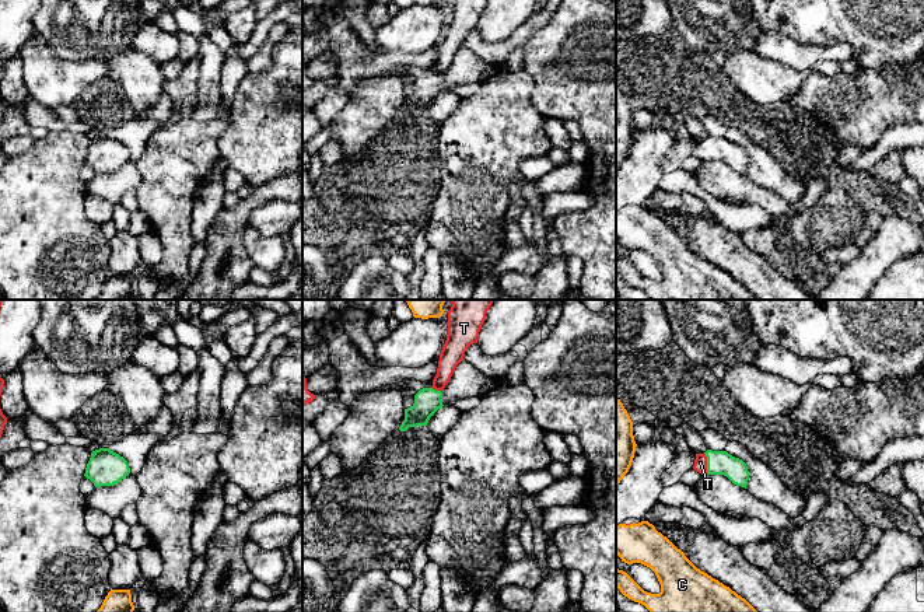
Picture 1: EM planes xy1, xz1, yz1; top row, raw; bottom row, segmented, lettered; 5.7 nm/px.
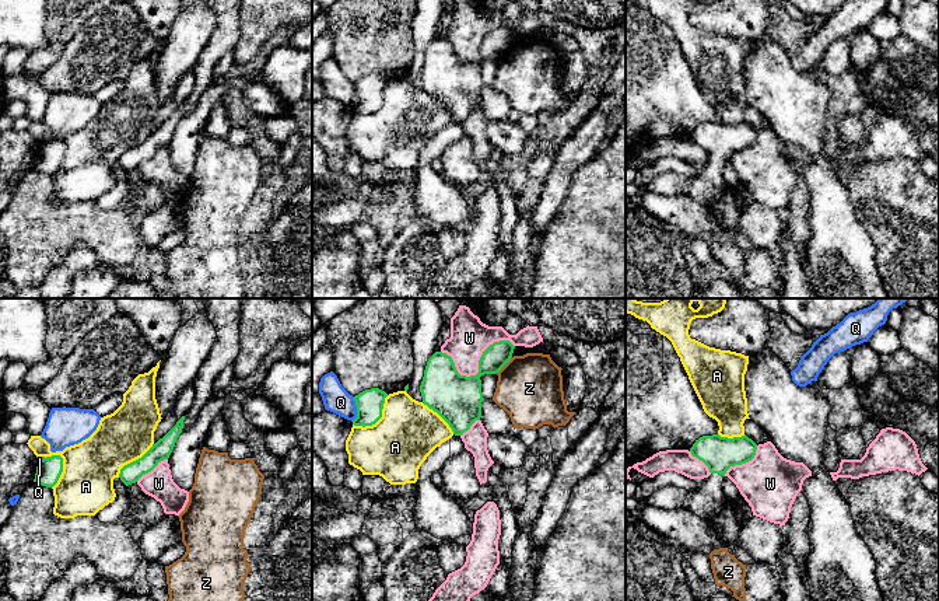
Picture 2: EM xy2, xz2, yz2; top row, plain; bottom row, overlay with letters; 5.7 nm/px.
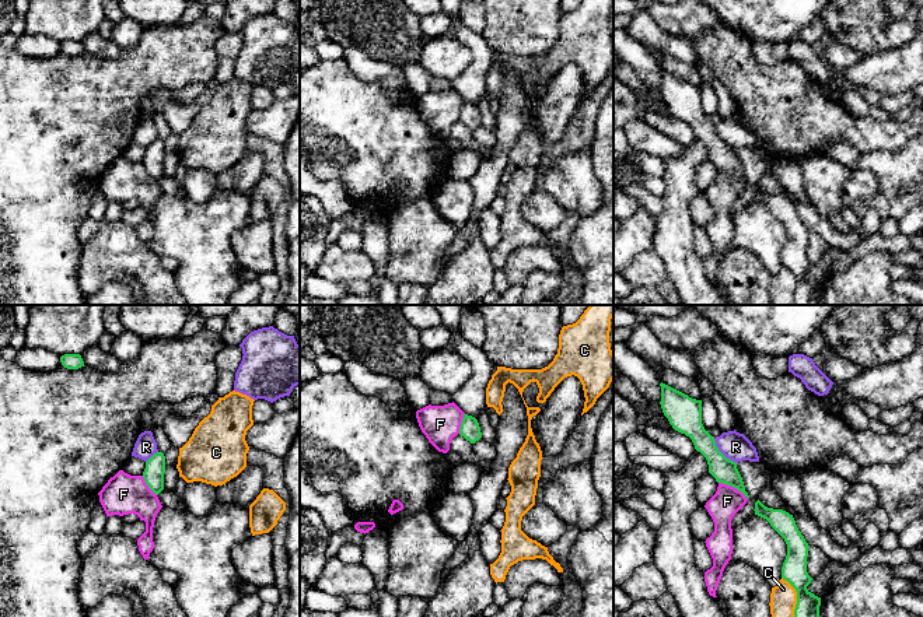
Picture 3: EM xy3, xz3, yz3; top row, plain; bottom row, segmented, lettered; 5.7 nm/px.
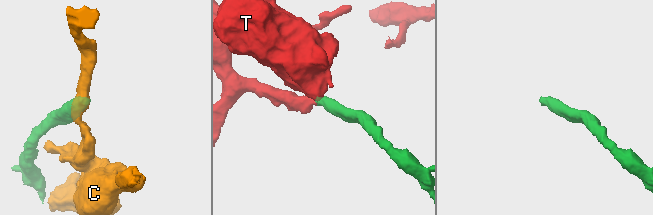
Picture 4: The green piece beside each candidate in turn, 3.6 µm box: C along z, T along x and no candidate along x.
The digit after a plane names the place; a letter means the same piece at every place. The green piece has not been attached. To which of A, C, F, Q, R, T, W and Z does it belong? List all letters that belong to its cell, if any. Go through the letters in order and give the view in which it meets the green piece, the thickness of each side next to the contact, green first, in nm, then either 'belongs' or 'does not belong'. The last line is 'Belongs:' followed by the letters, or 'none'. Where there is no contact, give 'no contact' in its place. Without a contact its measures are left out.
A: contact in xz2; calibres 160 and 360 nm; does not belong
C: contact in yz3; calibres 140 and 160 nm; does not belong
F: contact in yz3; calibres 140 and 170 nm; does not belong
Q: contact in xz2; calibres 160 and 150 nm; does not belong
R: contact in yz3; calibres 140 and 160 nm; does not belong
T: contact in yz1; calibres 140 and 80 nm; belongs
W: contact in xz2; calibres 280 and 220 nm; does not belong
Z: contact in xz2; calibres 150 and 380 nm; does not belong
Belongs: T

